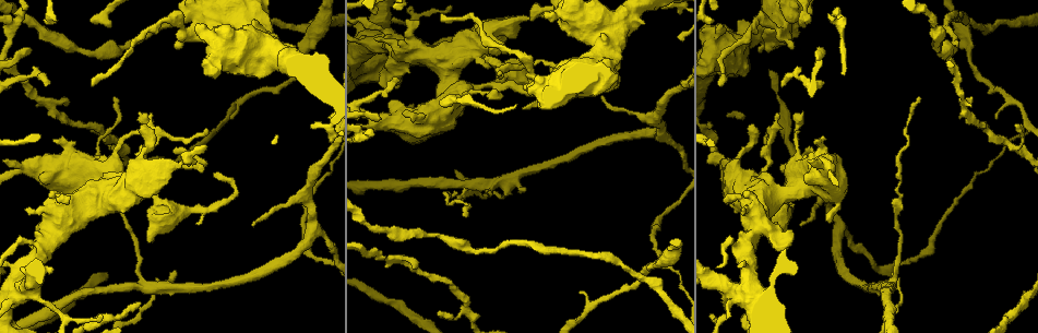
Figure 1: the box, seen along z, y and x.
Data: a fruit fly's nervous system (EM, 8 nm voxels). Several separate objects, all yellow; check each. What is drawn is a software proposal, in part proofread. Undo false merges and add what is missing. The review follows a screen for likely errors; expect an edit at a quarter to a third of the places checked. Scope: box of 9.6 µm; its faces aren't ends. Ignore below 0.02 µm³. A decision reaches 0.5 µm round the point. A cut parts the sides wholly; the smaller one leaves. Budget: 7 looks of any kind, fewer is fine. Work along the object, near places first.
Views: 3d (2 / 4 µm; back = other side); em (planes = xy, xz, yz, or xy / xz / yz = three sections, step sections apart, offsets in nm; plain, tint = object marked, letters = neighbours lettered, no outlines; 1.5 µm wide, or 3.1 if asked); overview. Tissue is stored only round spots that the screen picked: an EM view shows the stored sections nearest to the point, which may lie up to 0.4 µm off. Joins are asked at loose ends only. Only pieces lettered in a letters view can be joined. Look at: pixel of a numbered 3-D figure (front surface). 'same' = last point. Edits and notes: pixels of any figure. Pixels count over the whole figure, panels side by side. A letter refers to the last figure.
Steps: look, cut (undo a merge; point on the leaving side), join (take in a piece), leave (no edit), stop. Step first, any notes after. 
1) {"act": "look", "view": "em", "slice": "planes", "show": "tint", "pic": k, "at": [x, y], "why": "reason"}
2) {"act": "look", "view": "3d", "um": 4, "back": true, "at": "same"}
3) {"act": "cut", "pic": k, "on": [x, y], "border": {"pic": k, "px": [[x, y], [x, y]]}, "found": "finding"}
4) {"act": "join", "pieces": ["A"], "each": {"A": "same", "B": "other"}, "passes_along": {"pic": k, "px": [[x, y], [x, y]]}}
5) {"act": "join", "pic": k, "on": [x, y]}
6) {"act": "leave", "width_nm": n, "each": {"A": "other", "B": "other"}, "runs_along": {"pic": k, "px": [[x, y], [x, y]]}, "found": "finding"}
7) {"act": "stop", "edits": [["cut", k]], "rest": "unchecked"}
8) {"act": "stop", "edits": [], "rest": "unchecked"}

{"act": "look", "view": "3d", "um": 2, "pic": 1, "at": [1018, 123], "why": "thin end"}

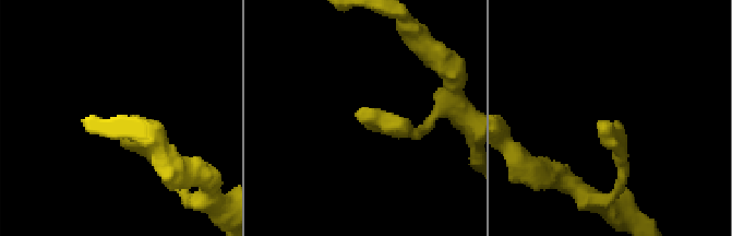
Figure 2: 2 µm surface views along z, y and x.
{"act": "look", "view": "em", "slice": "xy", "step": 8, "show": "plain", "pic": 2, "at": [361, 122]}

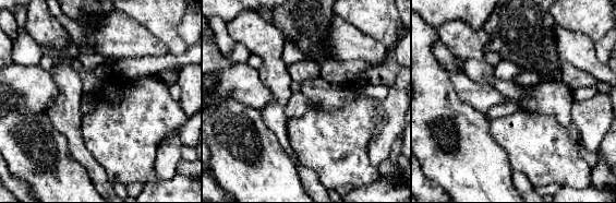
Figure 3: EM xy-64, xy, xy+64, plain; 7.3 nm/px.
{"act": "look", "view": "em", "slice": "xy", "step": 8, "show": "letters", "at": "same"}

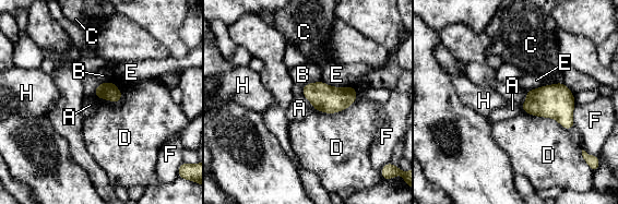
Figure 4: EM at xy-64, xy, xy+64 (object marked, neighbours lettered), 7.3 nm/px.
{"act": "leave", "width_nm": 130, "each": {"A": "other", "B": "other", "C": "other", "D": "other", "E": "other", "F": "other", "H": "other"}, "border": {"pic": 4, "px": [[560, 81], [525, 92]]}, "found": "none of them fits"}

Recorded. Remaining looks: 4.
{"act": "look", "view": "3d", "um": 2, "pic": 1, "at": [956, 45], "why": "thick turns thin"}

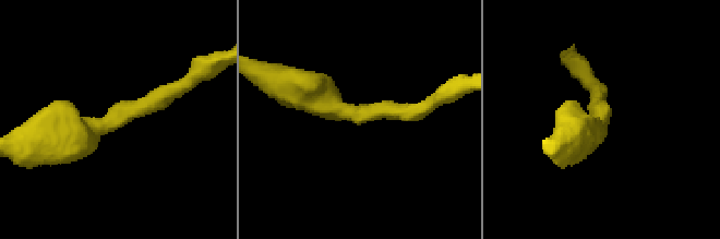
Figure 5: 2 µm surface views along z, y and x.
{"act": "look", "view": "em", "slice": "xz", "step": 8, "show": "tint", "pic": 5, "at": [598, 113]}

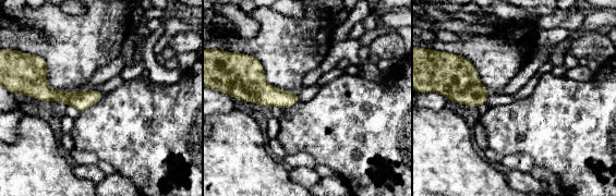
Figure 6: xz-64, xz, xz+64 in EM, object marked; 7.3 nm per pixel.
{"act": "look", "view": "em", "slice": "xz", "step": 8, "show": "letters", "at": "same"}

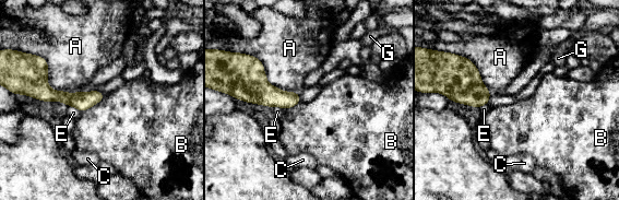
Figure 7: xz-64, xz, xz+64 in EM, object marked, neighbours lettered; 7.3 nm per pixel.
{"act": "leave", "width_nm": 90, "longest_contact_nm": ["A", 460], "each": {"A": "other", "B": "other", "C": "other", "E": "other", "G": "other"}, "found": "all the same neuron"}

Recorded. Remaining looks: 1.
{"act": "stop", "edits": [], "rest": "unchecked"}

